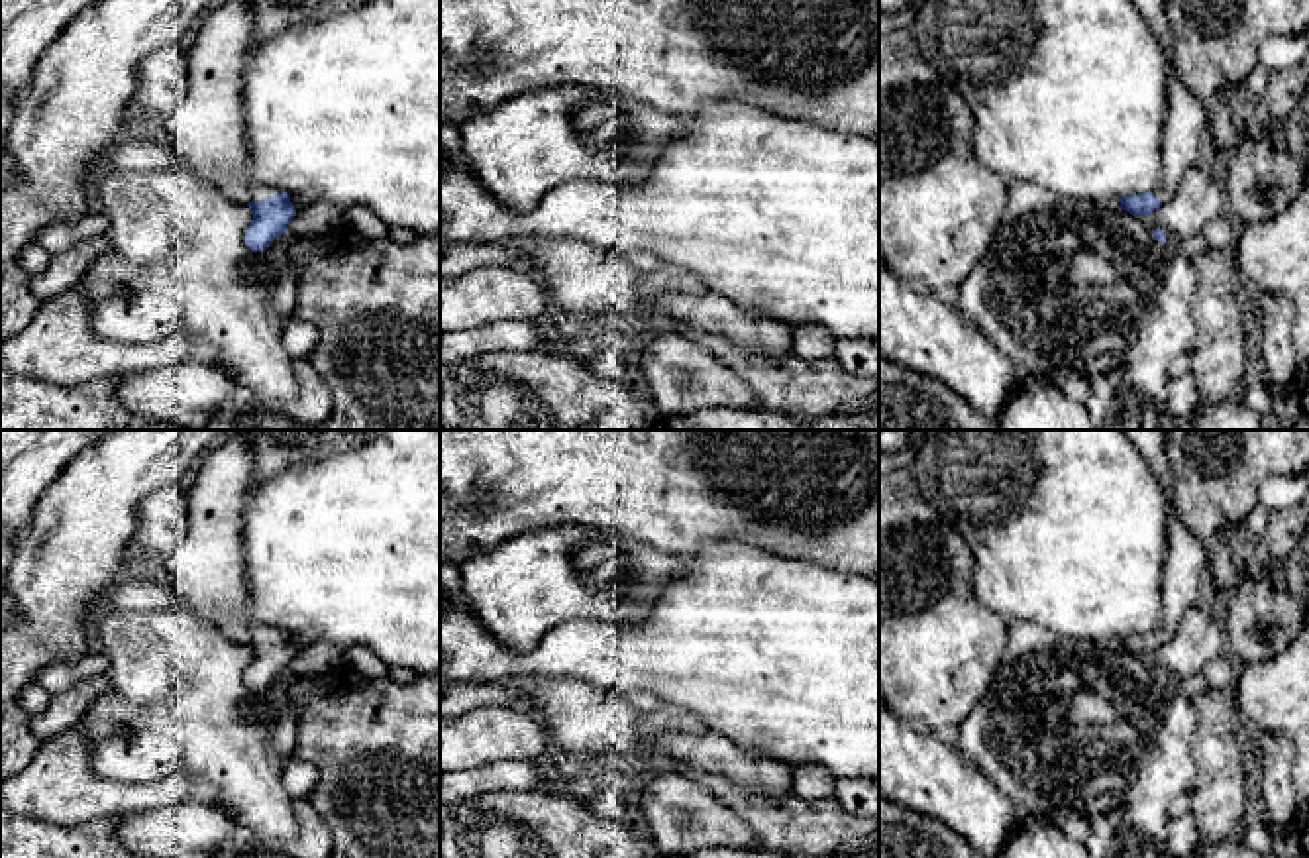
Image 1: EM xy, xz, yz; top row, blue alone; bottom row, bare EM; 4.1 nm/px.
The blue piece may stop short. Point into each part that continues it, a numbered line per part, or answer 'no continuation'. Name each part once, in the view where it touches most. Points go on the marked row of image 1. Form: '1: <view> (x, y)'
1: xy (207, 126)

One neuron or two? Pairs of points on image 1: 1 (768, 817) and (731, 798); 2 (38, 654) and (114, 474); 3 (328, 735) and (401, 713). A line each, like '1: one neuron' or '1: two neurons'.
1: one neuron
2: one neuron
3: one neuron

